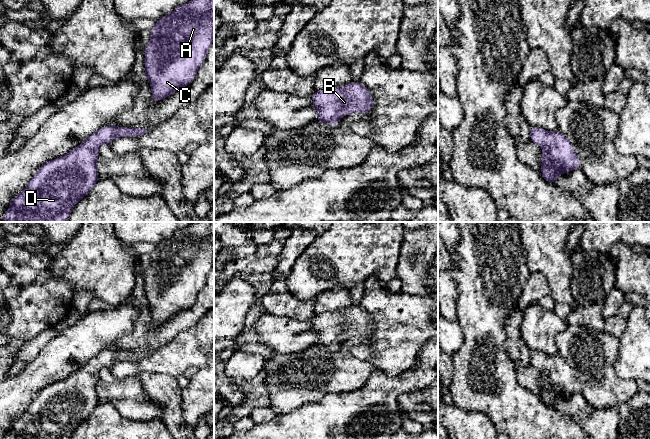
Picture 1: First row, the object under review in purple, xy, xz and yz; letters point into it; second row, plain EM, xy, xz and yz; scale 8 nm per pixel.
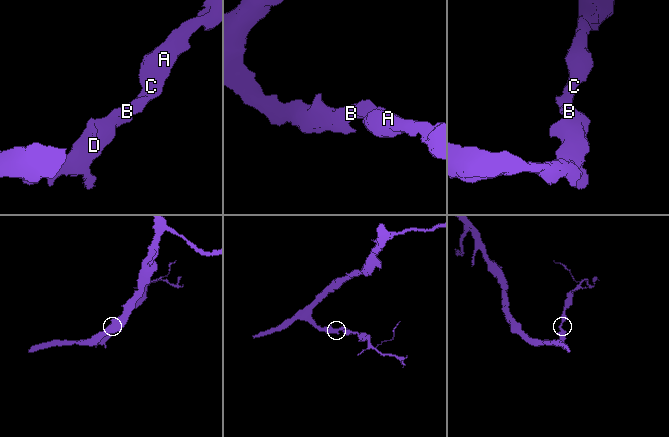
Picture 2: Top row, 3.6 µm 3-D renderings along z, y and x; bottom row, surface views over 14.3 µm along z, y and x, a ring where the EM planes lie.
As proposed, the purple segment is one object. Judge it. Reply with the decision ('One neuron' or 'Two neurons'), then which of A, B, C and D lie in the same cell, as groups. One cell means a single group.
One neuron. Groups: A B C D

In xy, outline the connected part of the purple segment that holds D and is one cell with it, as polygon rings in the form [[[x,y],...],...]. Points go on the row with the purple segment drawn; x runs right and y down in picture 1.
[[[104,126],[90,135],[65,156],[42,164],[27,186],[15,196],[2,222],[66,222],[71,211],[99,180],[97,159],[102,144],[110,144],[117,137],[137,137],[148,131],[141,128]]]

